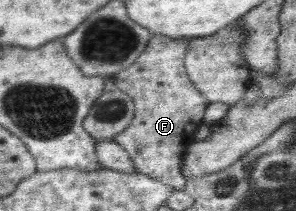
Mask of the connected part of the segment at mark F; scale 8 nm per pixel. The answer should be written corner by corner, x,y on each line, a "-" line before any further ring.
154,35
141,55
111,80
112,84
133,97
136,117
114,141
129,154
136,172
157,178
182,190
186,180
181,166
186,148
195,142
193,133
201,125
208,99
192,84
184,66
185,42

